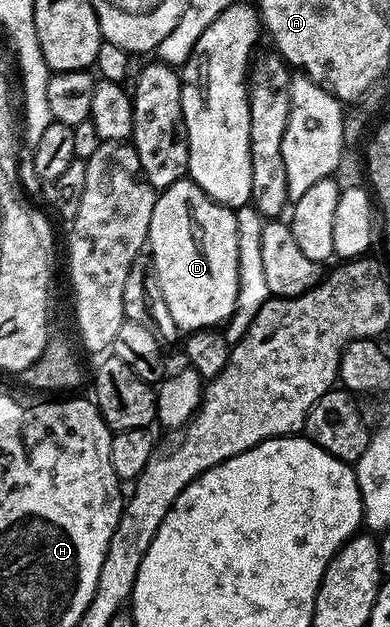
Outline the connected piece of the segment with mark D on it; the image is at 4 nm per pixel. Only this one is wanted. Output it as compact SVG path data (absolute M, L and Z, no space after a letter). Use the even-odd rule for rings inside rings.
M190 178L173 182L173 186L156 195L146 247L165 306L169 306L169 314L173 314L173 322L178 328L190 334L226 325L237 306L239 289L235 209L218 204Z

